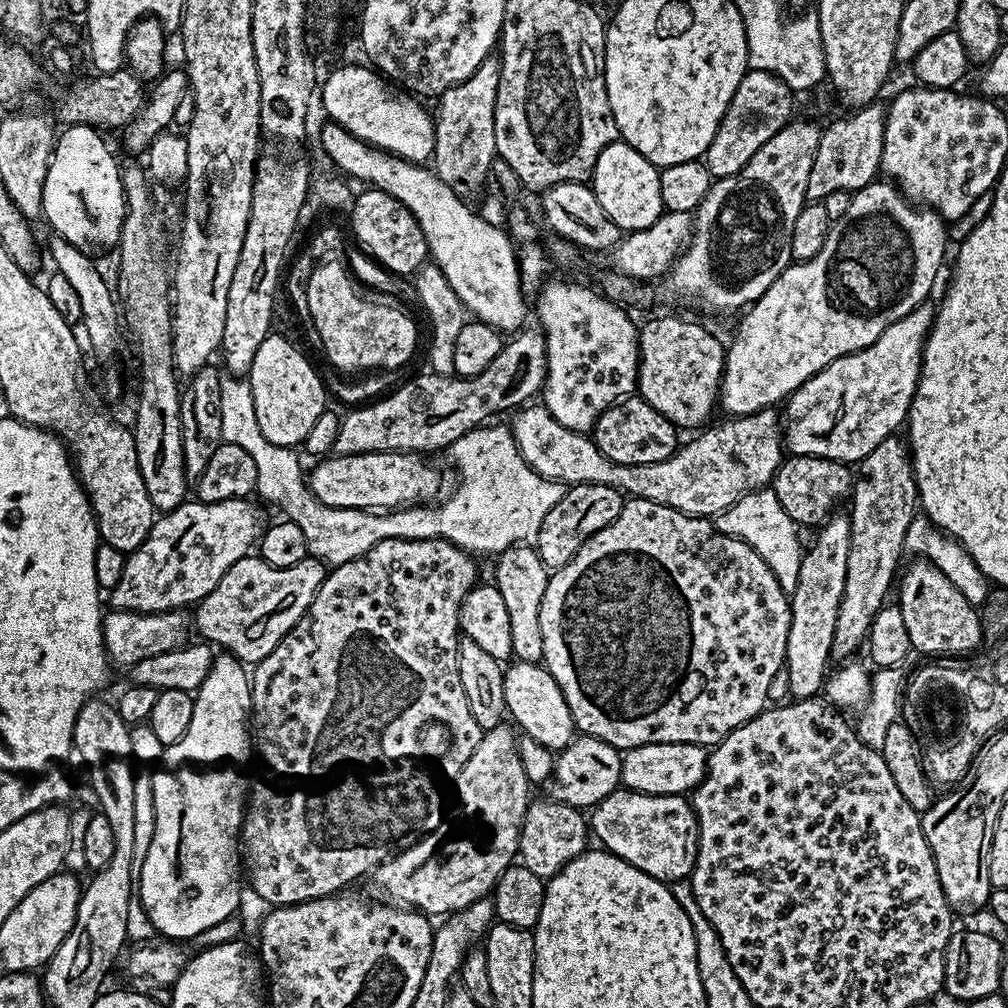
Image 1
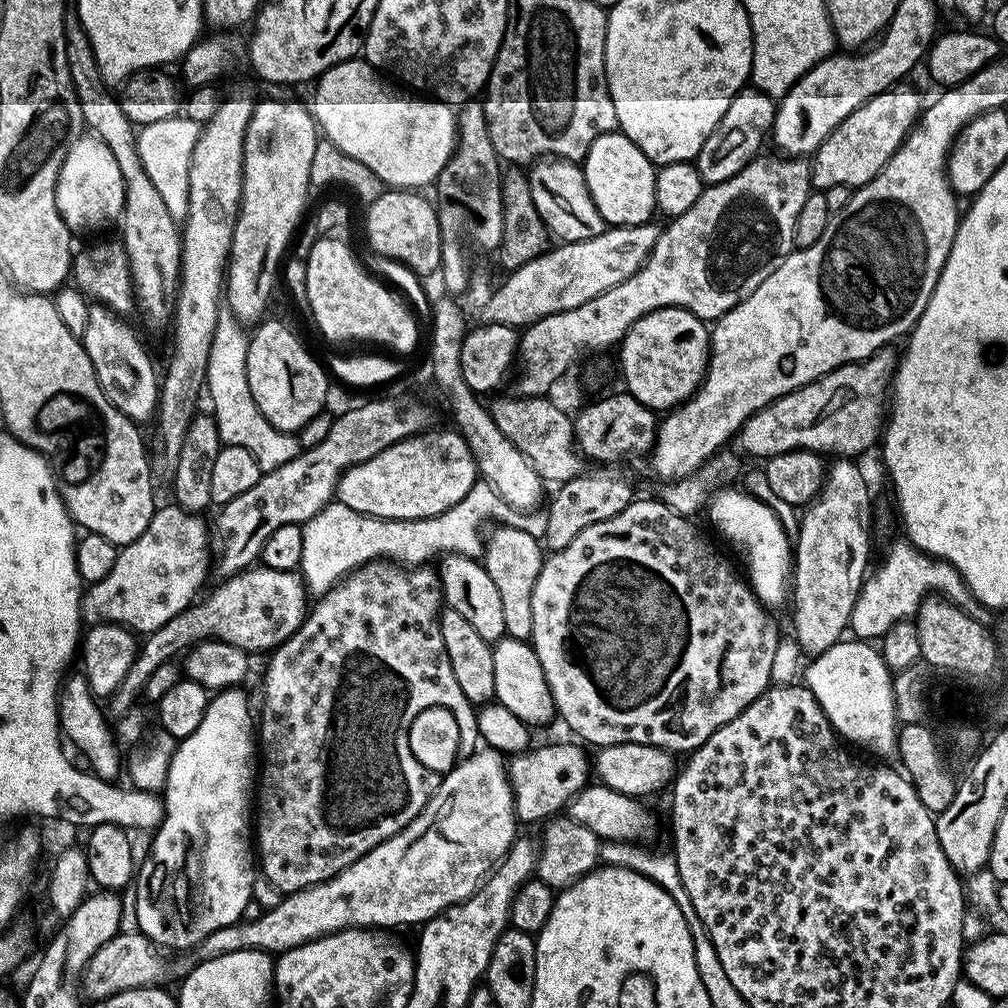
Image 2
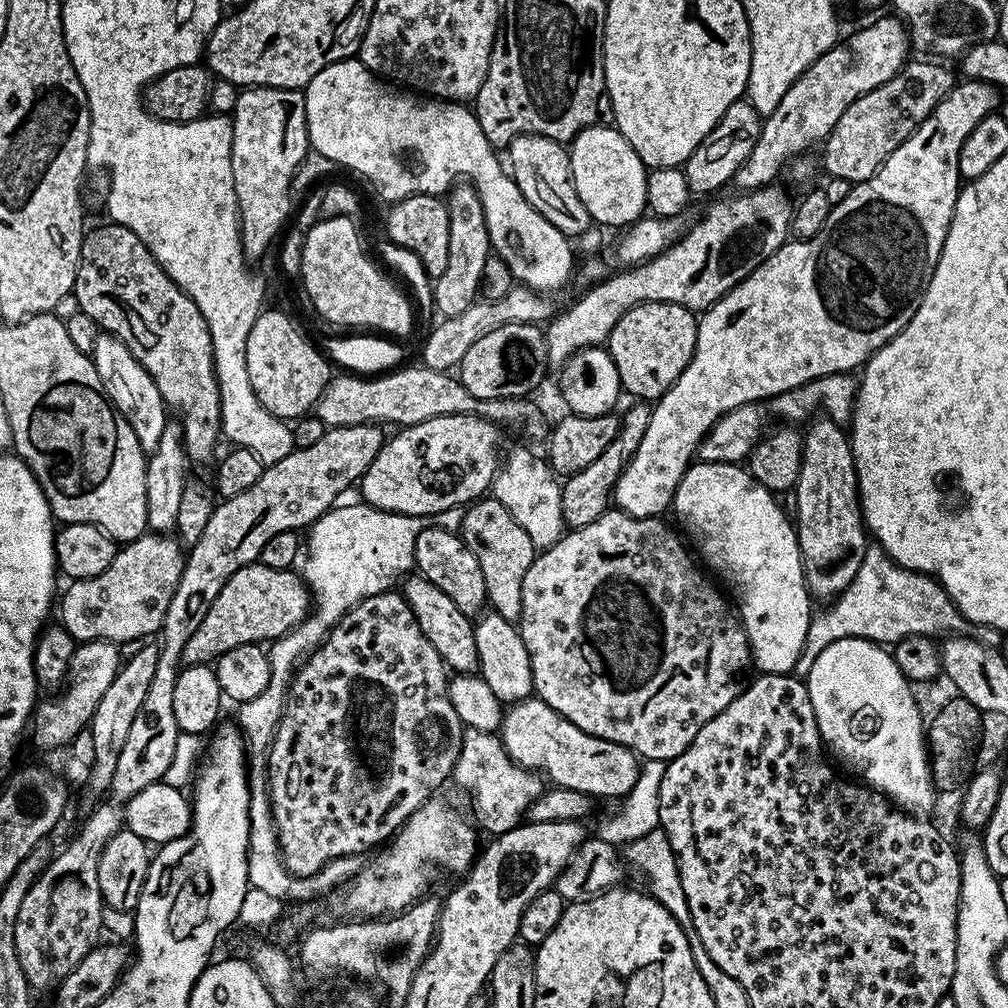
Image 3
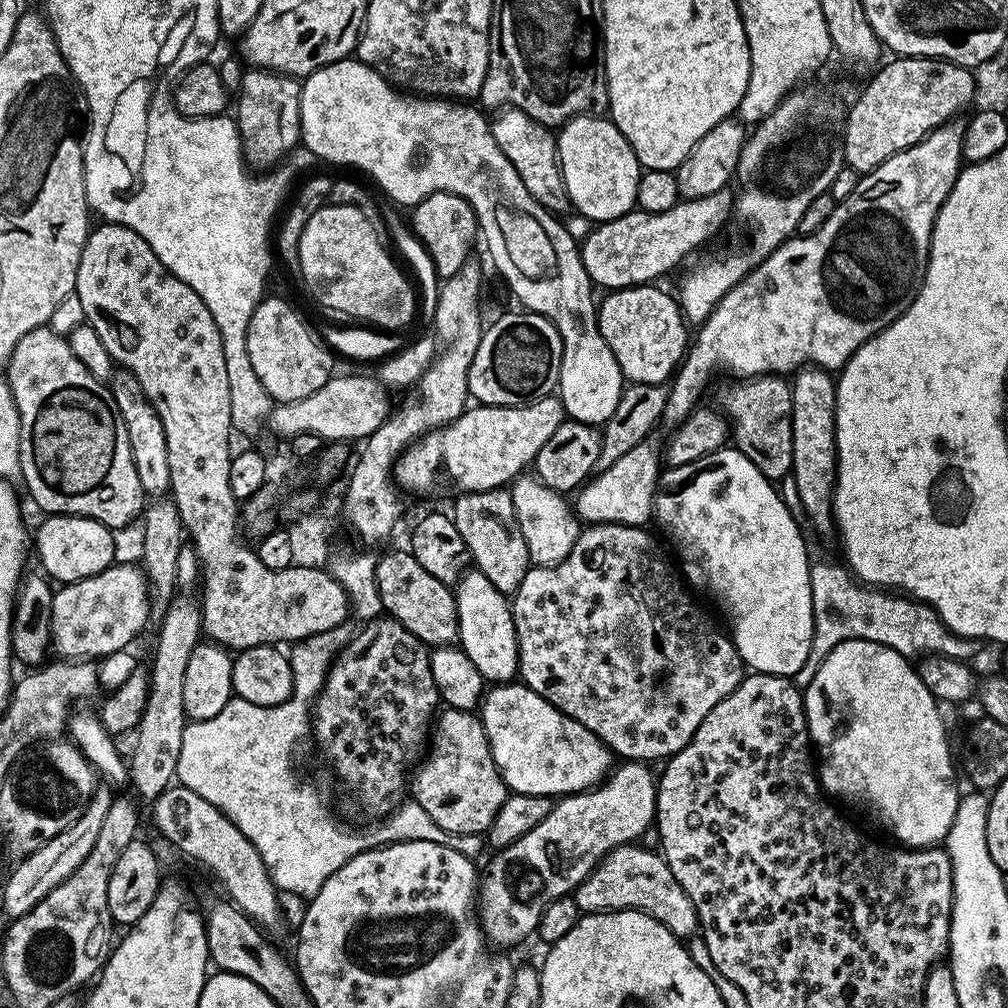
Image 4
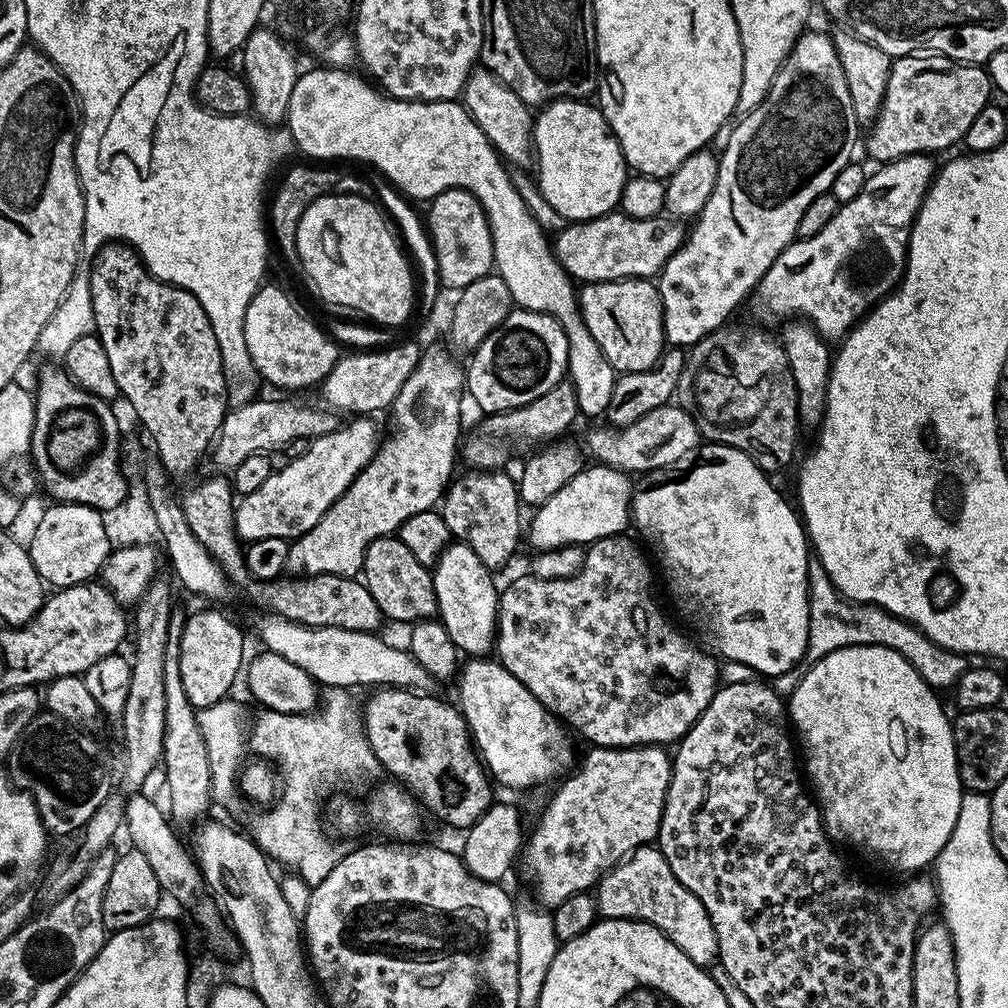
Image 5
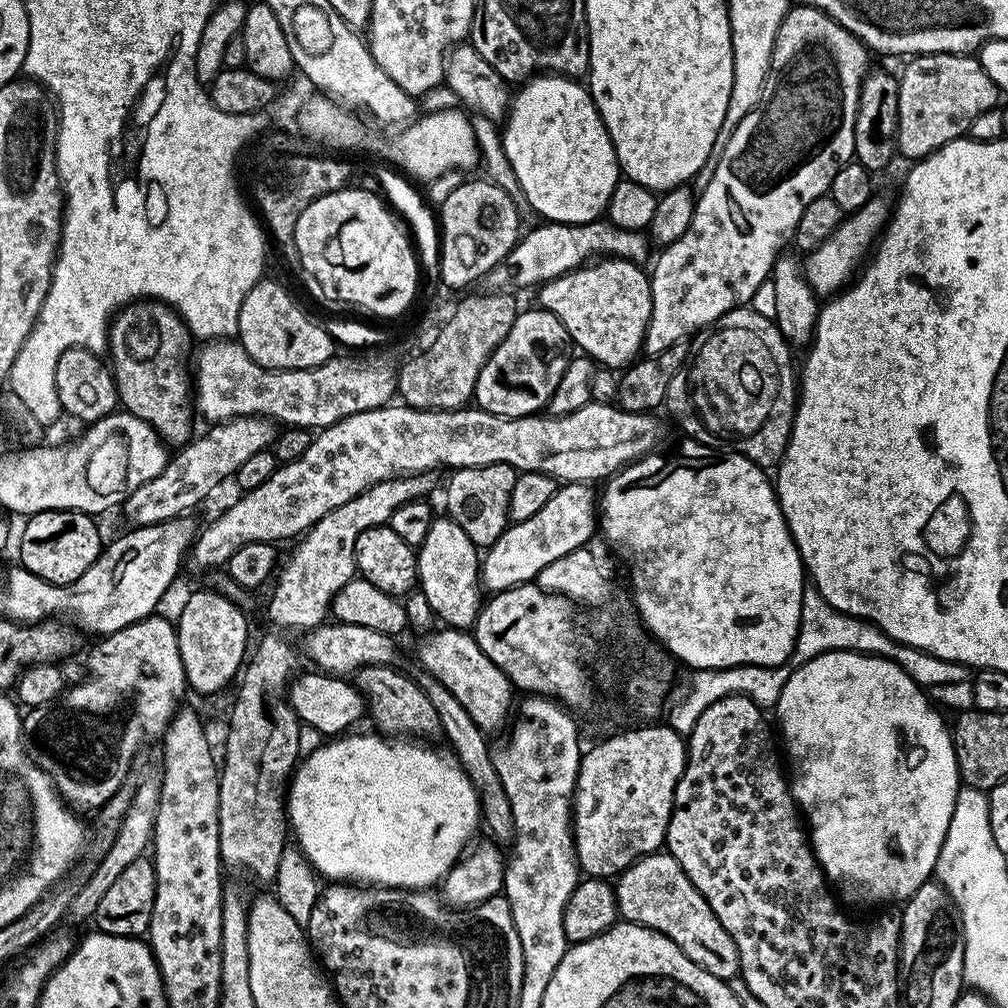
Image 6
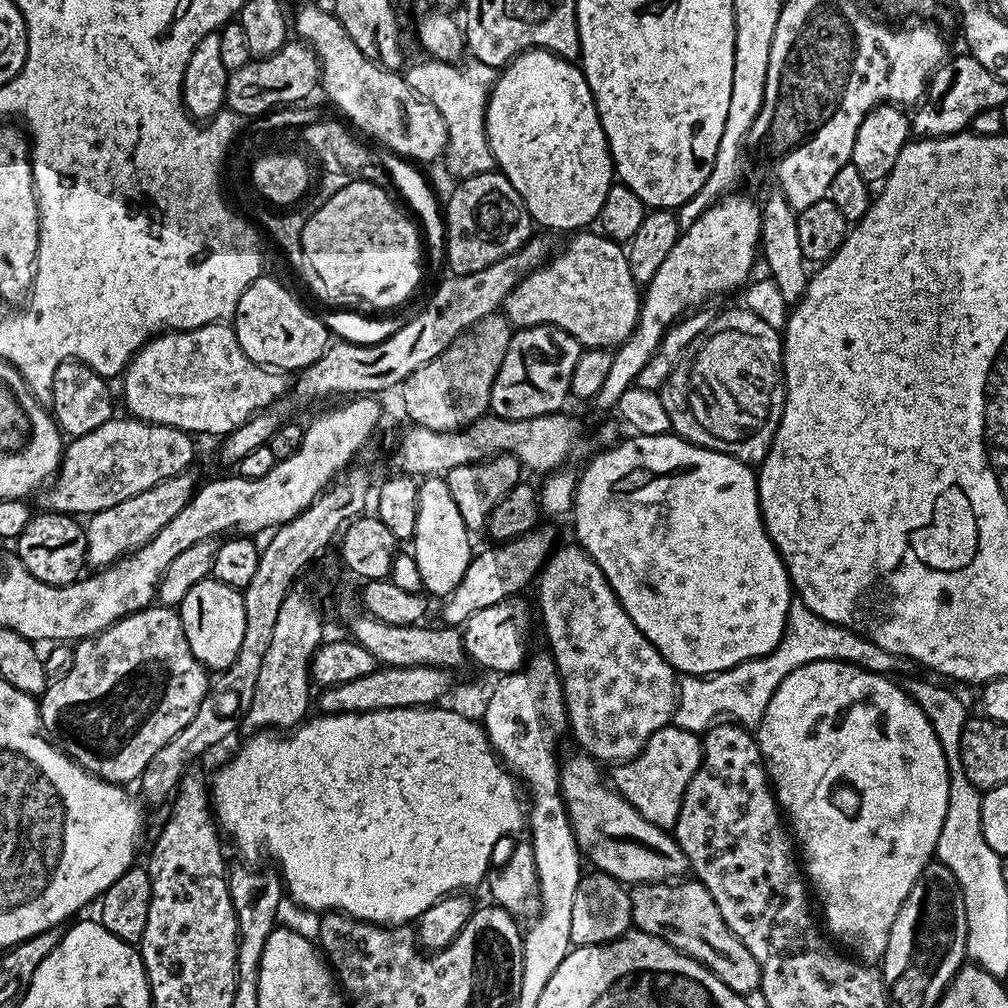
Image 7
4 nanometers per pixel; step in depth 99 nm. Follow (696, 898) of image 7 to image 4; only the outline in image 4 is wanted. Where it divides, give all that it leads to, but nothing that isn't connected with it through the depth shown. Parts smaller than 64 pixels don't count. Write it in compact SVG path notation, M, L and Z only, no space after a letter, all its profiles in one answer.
M636 842L623 844L605 854L591 874L576 887L574 895L577 906L584 914L633 908L653 916L681 938L691 937L698 928L694 906L686 890L682 890L678 878L674 878L663 855Z

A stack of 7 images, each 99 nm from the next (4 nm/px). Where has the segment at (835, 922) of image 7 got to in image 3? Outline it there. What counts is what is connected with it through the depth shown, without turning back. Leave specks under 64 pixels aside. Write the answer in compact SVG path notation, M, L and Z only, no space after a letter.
M853 636L842 638L838 642L830 642L830 646L826 646L826 650L822 650L822 654L818 654L818 658L814 658L814 666L806 669L806 683L810 694L810 702L814 706L814 718L818 722L820 739L826 745L827 751L831 755L833 752L846 767L853 768L861 776L857 777L867 787L883 792L893 804L903 808L904 811L913 814L928 814L928 811L936 804L938 791L932 783L932 765L930 763L929 743L926 739L926 716L924 718L923 714L920 713L920 708L916 705L916 696L912 693L913 685L904 677L902 670L898 670L898 662L892 657L891 651L887 647L873 644L870 640L854 638Z

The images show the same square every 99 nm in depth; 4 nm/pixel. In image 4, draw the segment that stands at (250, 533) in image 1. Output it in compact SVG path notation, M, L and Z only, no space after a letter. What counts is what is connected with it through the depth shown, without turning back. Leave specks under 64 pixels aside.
M113 562L109 568L102 570L98 574L94 574L90 578L82 578L73 584L66 584L57 587L52 594L52 648L55 655L60 658L69 660L90 660L95 661L96 656L112 656L115 652L120 652L150 621L150 601L148 598L148 581L144 575L143 567L132 564L120 564L121 562Z

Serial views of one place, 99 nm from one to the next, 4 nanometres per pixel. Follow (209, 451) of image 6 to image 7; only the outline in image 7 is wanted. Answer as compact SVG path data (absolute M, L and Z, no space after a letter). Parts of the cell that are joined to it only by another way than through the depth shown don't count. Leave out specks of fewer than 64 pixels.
M188 470L179 472L177 476L150 486L150 490L142 490L142 494L134 494L134 498L126 498L126 502L118 502L118 506L110 506L110 510L91 513L84 530L88 543L87 563L93 569L101 570L150 542L150 538L154 538L158 530L162 530L162 526L166 526L166 522L178 514L178 510L185 508L196 493L198 480L191 474Z

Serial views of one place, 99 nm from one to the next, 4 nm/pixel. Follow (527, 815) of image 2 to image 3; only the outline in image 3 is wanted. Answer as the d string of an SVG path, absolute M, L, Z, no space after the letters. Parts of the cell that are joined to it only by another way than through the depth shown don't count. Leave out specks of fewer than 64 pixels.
M473 728L467 729L461 739L458 762L451 779L456 780L457 786L468 795L472 812L476 815L475 823L481 829L484 827L486 831L492 832L493 837L520 827L527 817L528 807L546 790L541 773L528 771L516 764L504 748L499 735L479 732Z

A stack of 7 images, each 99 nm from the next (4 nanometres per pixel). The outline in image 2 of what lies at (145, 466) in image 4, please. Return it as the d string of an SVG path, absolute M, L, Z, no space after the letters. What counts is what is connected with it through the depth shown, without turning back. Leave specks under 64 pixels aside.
M94 302L90 304L88 325L81 337L81 344L94 366L95 376L99 380L107 400L120 412L126 414L137 424L143 424L155 415L159 405L158 372L155 372L152 360L141 340L131 326L119 313Z

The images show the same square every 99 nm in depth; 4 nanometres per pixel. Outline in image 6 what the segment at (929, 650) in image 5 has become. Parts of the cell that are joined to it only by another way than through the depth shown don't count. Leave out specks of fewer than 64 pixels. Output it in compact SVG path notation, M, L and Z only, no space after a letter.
M814 587L804 590L802 614L800 615L800 632L796 635L796 645L792 647L790 657L793 665L799 666L807 660L813 660L823 652L863 652L865 656L881 656L893 660L921 689L944 688L947 684L960 684L970 676L967 664L959 664L946 658L938 658L929 652L918 650L914 646L906 646L894 638L890 638L877 624L870 620L860 620L856 616L847 616L844 612L834 610L822 598L822 594Z

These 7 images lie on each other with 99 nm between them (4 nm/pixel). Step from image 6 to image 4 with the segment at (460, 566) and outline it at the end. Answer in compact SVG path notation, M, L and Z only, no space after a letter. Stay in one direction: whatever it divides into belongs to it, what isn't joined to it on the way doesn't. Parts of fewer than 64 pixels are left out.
M475 570L465 571L464 575L456 581L454 585L454 595L456 597L456 613L458 614L458 637L459 647L478 666L478 674L484 676L488 682L508 682L517 675L520 655L518 654L518 642L516 641L516 631L512 621L512 605L509 597L505 593L498 591L494 582L486 578L486 574Z

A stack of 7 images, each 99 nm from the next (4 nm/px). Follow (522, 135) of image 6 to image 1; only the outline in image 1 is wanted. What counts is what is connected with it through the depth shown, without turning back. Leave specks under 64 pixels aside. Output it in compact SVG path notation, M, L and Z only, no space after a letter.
M623 142L606 146L602 154L598 154L590 187L598 202L602 202L602 210L606 210L606 214L610 214L610 218L625 233L654 226L654 222L658 222L658 218L666 210L662 202L660 173L656 165Z

